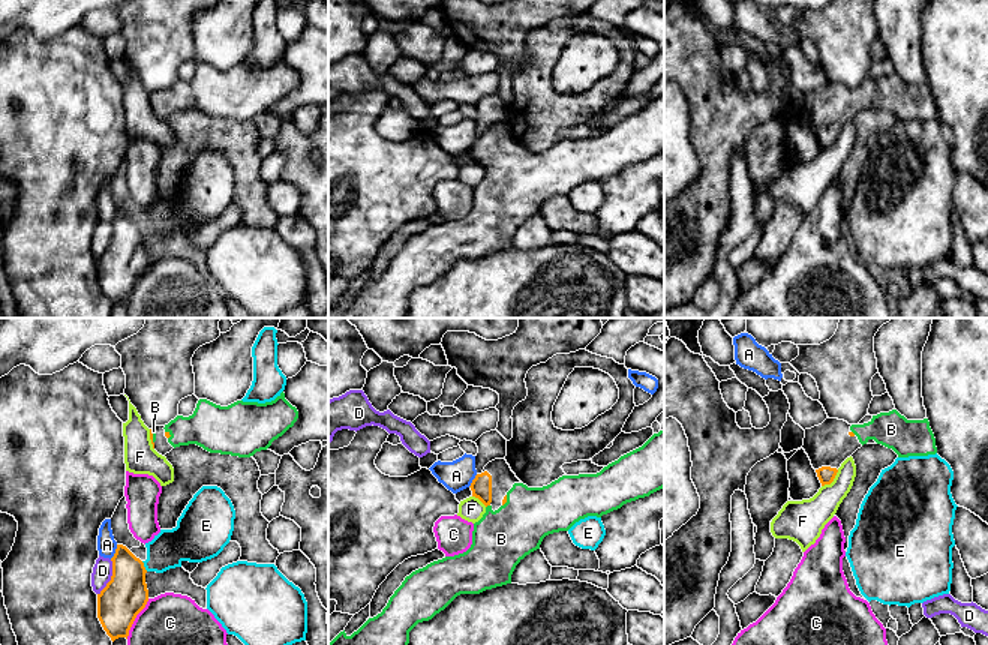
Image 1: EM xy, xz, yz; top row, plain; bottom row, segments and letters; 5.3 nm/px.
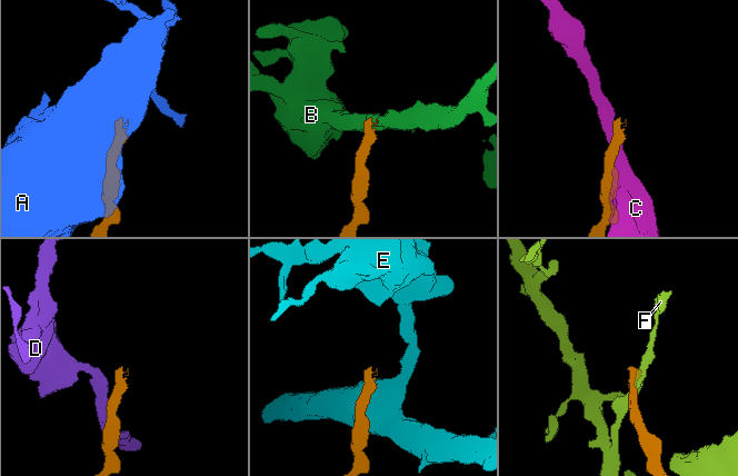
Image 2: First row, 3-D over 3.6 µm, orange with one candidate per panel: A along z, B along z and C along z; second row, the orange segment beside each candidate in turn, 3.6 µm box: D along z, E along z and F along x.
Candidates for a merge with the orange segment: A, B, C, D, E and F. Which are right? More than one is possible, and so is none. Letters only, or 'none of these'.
B

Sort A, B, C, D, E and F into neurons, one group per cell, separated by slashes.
A / B / C / D / E / F

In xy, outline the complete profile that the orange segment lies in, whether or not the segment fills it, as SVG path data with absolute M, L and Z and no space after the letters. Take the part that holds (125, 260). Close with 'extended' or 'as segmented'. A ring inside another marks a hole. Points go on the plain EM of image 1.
M117 208L112 225L112 240L97 258L97 282L114 306L129 300L136 279L148 266L144 226L126 210Z | as segmented

